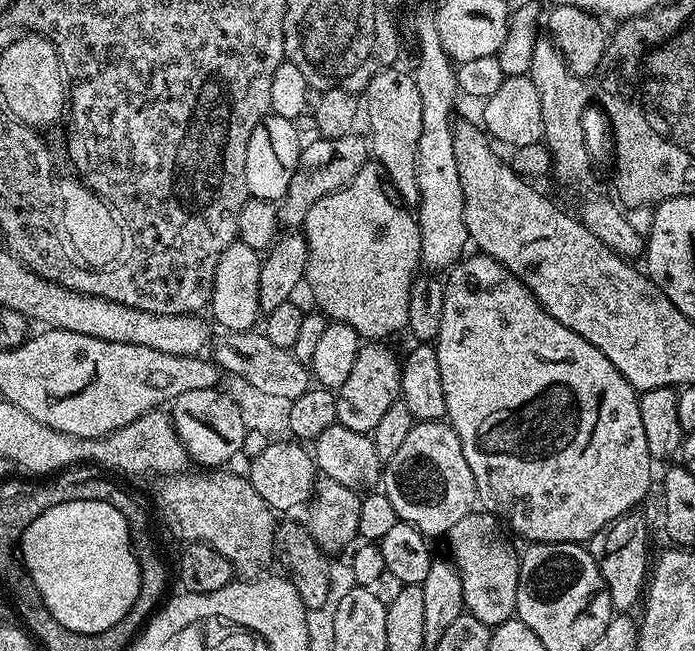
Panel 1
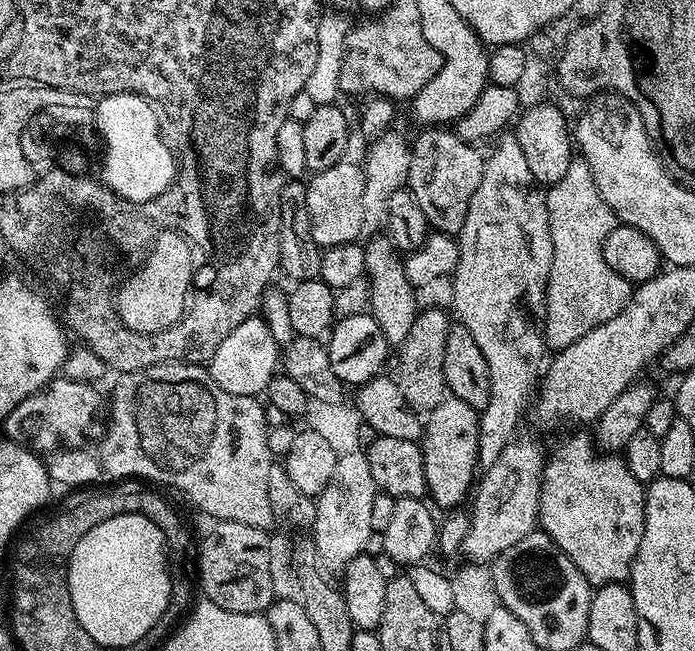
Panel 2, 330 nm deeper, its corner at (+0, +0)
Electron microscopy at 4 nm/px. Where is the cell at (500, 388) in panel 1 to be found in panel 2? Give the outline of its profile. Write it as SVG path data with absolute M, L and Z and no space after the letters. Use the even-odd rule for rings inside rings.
M580 430L577 436L568 436L547 457L544 479L540 481L539 527L582 570L589 584L619 584L632 574L632 563L638 554L644 529L645 485L630 474L626 462L616 454L601 454L591 435Z

